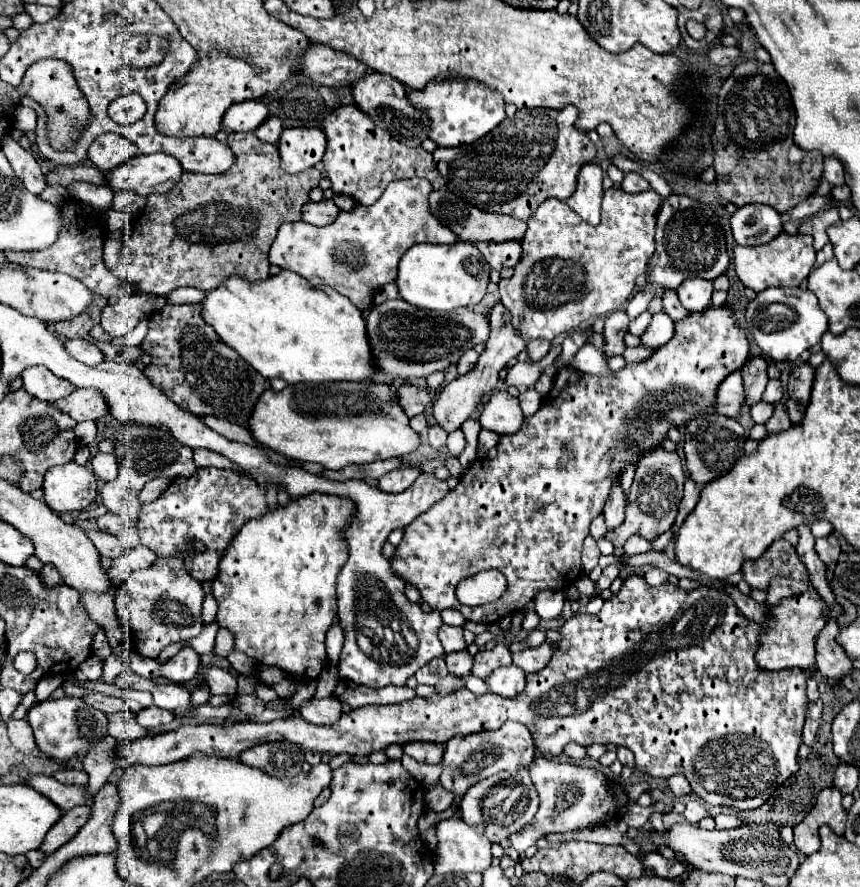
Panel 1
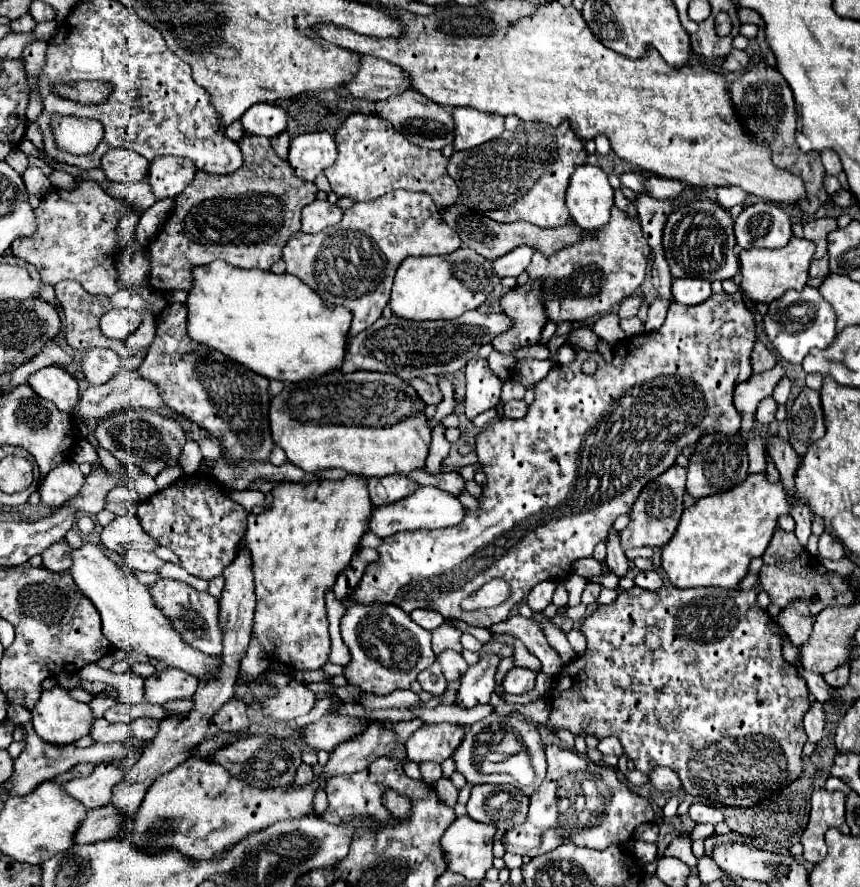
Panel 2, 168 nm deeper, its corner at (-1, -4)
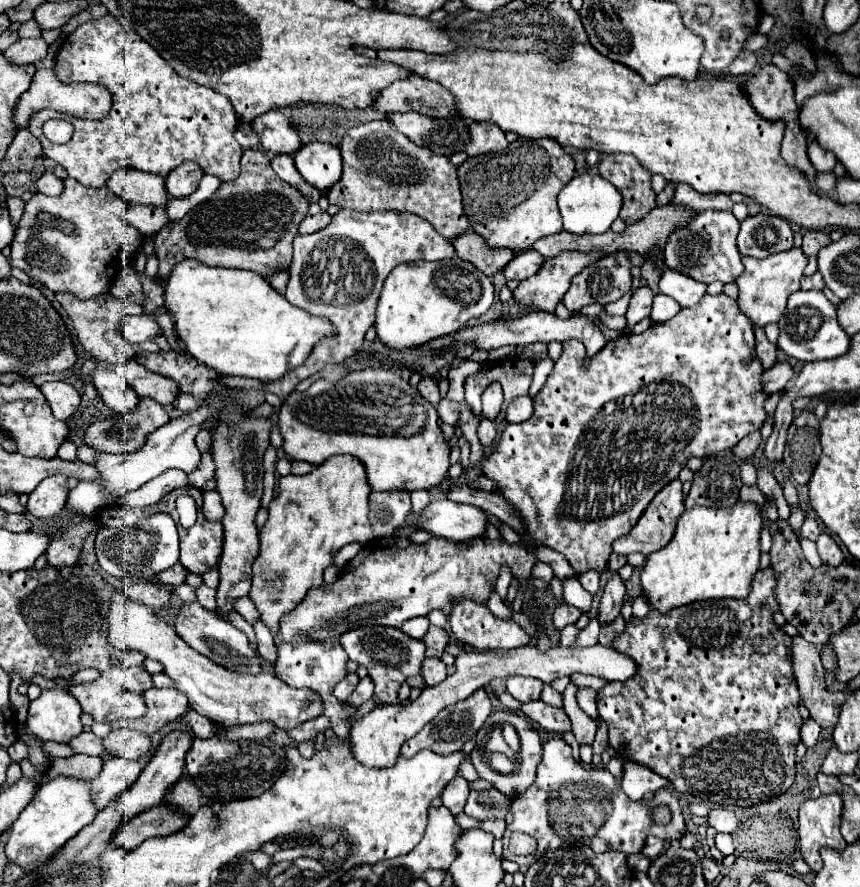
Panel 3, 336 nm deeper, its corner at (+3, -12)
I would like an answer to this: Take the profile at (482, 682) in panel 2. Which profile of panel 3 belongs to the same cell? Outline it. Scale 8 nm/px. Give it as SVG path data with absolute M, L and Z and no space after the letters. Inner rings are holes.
M484 690L474 692L472 696L468 696L466 700L454 704L454 706L446 706L434 720L430 720L414 738L410 738L408 742L404 742L402 746L402 756L412 758L416 752L420 750L432 750L438 754L450 754L450 752L458 752L462 750L462 746L466 744L466 740L470 740L472 736L476 736L476 732L482 728L482 724L486 722L486 718L490 716L490 698Z

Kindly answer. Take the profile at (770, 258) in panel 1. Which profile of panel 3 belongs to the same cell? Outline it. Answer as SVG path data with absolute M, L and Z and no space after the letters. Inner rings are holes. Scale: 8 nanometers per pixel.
M790 248L786 252L768 256L766 260L742 258L742 264L744 264L744 272L736 278L740 290L738 292L740 310L754 322L754 326L766 326L770 322L778 322L778 318L784 314L788 296L800 290L800 280L808 264L806 254L802 254L800 248Z

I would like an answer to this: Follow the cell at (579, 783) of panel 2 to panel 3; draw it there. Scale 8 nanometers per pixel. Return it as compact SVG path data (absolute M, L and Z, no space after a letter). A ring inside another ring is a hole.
M550 740L544 744L542 762L538 764L536 782L512 800L514 820L508 832L526 832L536 838L536 856L546 850L556 850L562 846L590 846L594 852L620 850L624 854L640 852L648 836L662 840L680 838L684 830L682 808L678 798L668 790L658 790L650 802L632 802L620 788L620 780L608 770L586 770L572 758L572 750L564 740ZM668 806L672 810L672 820L662 826L654 824L652 810Z

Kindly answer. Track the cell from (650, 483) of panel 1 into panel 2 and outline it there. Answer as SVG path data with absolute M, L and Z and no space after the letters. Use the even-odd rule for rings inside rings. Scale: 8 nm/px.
M674 464L670 470L666 470L654 484L648 484L638 496L634 504L634 512L630 514L628 526L620 532L620 546L622 550L638 548L638 546L652 546L652 548L662 548L672 534L676 532L682 516L682 496L686 492L686 468Z

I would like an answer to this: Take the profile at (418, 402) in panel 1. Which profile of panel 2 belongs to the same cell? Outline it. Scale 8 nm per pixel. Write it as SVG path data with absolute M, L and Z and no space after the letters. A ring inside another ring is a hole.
M414 378L414 380L410 382L410 386L416 388L416 392L422 396L422 400L424 400L428 406L442 402L442 392L438 390L438 386L428 384L428 382L422 380L422 378Z

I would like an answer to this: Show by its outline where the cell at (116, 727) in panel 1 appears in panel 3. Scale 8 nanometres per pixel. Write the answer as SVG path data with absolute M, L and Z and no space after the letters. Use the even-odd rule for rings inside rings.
M82 732L82 734L76 736L74 740L70 740L70 746L72 746L78 754L88 754L88 756L102 756L102 754L106 752L104 740L98 738L94 732Z

